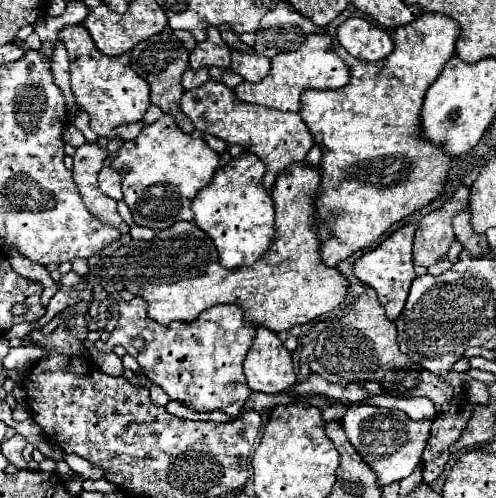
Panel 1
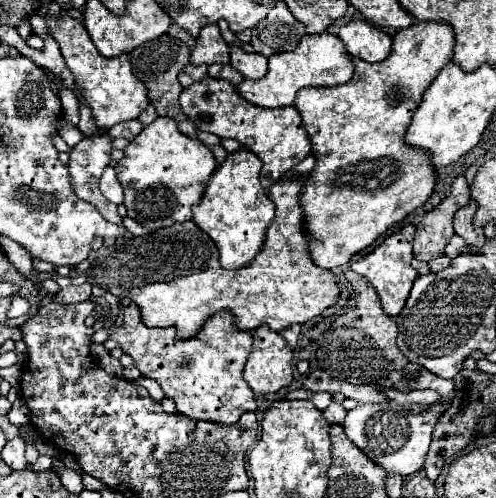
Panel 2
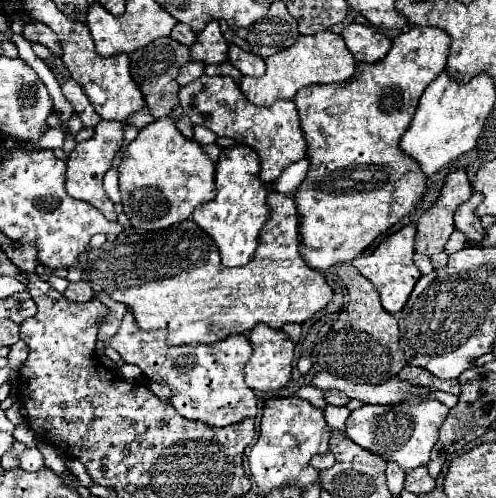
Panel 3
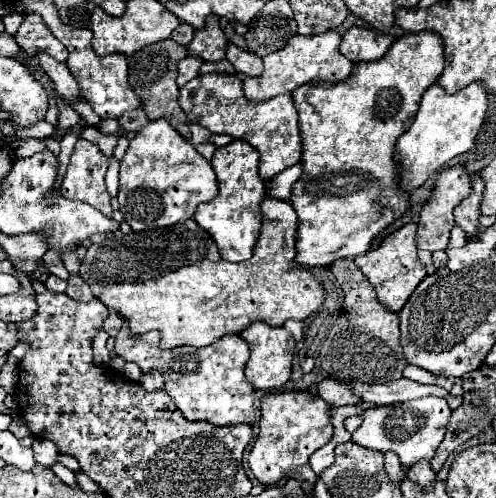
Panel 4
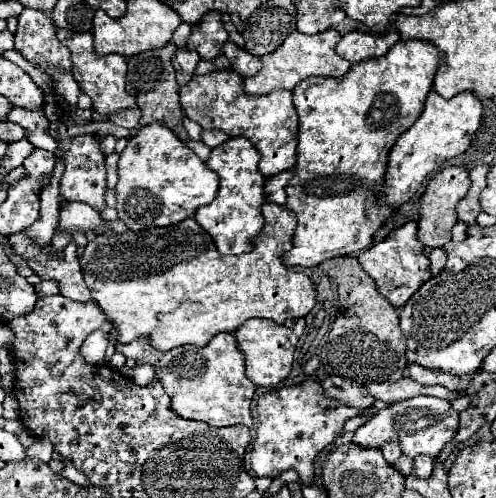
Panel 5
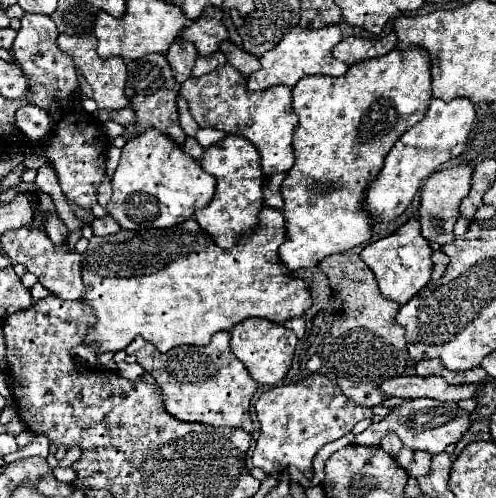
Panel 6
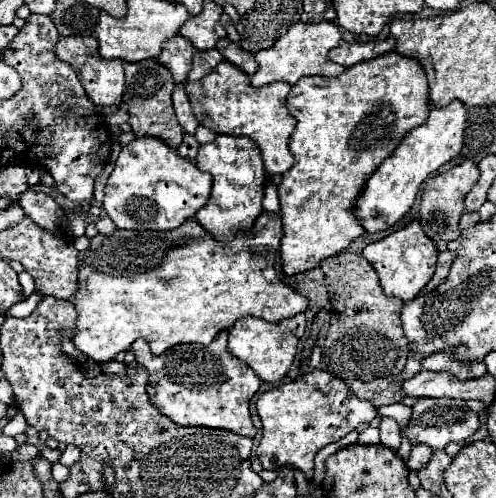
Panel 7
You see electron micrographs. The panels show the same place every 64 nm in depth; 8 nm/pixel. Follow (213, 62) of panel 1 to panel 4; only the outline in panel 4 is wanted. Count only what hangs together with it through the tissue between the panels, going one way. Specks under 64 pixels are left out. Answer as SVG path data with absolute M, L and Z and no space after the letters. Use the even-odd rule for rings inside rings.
M210 14L206 18L204 28L194 32L192 42L186 46L188 54L192 56L200 56L206 62L216 62L220 58L224 58L224 48L226 48L228 40L218 24L218 16Z

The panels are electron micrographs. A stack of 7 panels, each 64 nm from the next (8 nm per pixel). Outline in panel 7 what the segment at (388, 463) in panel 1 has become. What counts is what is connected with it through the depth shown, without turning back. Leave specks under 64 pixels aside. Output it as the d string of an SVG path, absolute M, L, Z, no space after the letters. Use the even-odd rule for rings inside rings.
M424 398L418 400L412 406L412 420L410 426L406 430L406 436L410 438L412 444L416 442L424 442L428 444L432 450L442 450L448 442L462 442L466 438L470 438L478 428L480 428L480 420L478 414L474 414L464 400L454 400L454 398ZM368 426L358 436L358 444L378 444L378 440L380 440L380 432L378 432L378 428L372 428L372 426Z

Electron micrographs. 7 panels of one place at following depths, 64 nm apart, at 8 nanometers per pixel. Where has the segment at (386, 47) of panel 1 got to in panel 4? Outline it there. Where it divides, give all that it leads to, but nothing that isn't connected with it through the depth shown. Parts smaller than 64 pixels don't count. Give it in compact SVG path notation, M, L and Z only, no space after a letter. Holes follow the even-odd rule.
M354 26L354 28L346 30L346 34L342 36L340 54L344 54L354 64L380 60L392 42L394 42L394 38L388 34L378 34L378 32Z

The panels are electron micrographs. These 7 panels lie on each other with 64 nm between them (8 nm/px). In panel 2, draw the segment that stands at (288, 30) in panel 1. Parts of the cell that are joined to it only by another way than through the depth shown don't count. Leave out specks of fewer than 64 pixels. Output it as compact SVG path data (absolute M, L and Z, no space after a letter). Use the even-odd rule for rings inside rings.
M278 2L274 8L270 8L268 16L256 24L256 28L252 28L250 44L254 52L270 58L272 54L296 48L304 34L304 26L294 16L290 16L288 6Z

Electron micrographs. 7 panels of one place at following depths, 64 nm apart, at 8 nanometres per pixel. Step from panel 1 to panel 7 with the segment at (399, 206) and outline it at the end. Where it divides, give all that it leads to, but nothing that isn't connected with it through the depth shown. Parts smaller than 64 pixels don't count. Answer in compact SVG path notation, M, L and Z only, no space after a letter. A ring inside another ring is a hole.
M396 52L384 54L376 60L366 60L344 70L338 78L310 76L298 80L286 100L288 112L296 120L296 128L290 136L290 152L294 156L294 166L282 176L278 186L280 198L280 218L284 236L280 242L282 272L286 276L300 274L304 270L316 268L322 260L336 256L350 246L352 240L364 234L354 218L354 202L360 196L370 174L382 164L384 150L396 150L402 138L416 126L424 124L428 118L428 80L420 72L420 64L396 56Z

